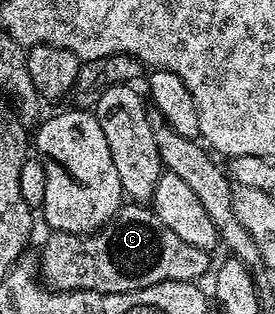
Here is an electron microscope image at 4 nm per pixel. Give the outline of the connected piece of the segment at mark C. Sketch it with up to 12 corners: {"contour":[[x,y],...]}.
{"contour":[[144,204],[92,234],[49,233],[50,290],[129,294],[196,282],[209,251]]}

